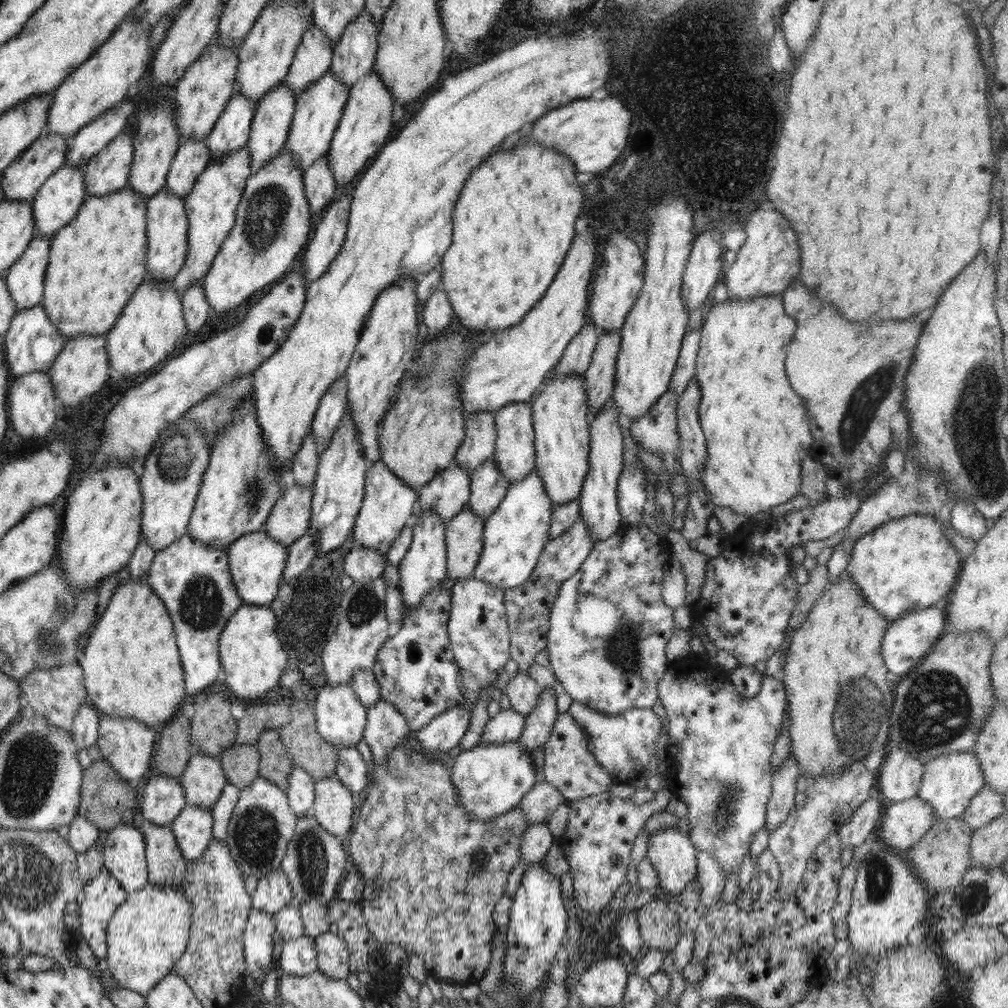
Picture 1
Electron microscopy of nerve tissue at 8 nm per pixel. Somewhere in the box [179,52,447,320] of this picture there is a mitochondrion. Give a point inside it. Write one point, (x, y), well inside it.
(266, 209)

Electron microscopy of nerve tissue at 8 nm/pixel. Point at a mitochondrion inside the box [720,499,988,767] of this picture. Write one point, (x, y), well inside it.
(936, 711)

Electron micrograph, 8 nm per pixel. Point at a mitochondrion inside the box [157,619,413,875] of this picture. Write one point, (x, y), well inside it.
(255, 831)

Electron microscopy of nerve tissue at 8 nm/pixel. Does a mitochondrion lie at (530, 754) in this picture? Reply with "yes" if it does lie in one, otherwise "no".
no

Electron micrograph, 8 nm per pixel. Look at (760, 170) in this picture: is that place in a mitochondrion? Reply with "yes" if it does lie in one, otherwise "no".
no

